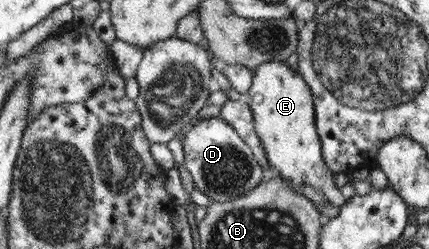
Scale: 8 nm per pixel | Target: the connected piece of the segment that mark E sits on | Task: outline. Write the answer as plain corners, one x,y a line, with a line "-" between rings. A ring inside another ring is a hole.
284,61
264,63
256,67
253,73
252,86
244,99
251,105
252,112
255,112
256,132
259,132
260,140
264,143
264,150
272,170
293,189
300,191
302,184
313,186
316,188
315,190
322,190
322,194
330,200
330,204
342,206
347,199
344,198
340,190
334,187
335,173
327,167
326,161
324,161
322,141
318,136
315,125
314,96
304,77
298,70
294,71

